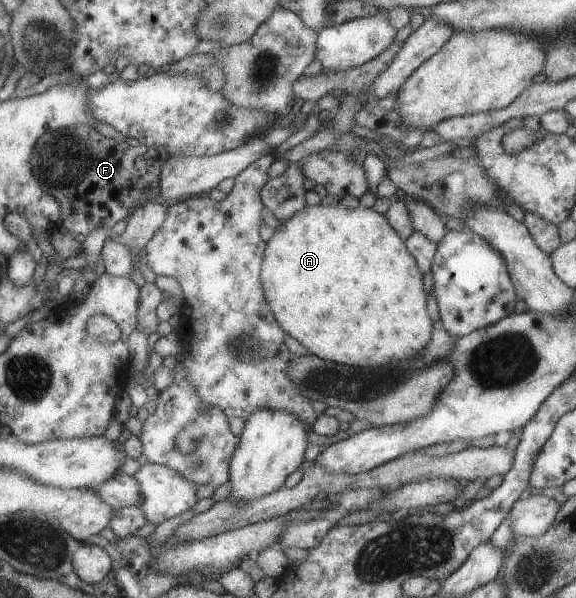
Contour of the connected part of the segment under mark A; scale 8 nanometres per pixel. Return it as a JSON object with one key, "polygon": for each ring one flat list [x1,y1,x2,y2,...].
{"polygon":[[308,206,268,242,263,281,274,314,286,332,313,355,349,367,379,367,415,358,431,340,436,324,427,311,424,276,406,242,384,215,372,208]]}

